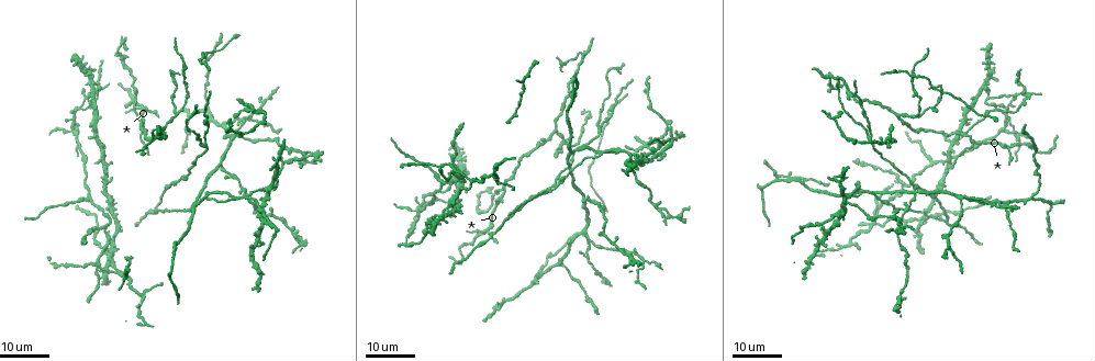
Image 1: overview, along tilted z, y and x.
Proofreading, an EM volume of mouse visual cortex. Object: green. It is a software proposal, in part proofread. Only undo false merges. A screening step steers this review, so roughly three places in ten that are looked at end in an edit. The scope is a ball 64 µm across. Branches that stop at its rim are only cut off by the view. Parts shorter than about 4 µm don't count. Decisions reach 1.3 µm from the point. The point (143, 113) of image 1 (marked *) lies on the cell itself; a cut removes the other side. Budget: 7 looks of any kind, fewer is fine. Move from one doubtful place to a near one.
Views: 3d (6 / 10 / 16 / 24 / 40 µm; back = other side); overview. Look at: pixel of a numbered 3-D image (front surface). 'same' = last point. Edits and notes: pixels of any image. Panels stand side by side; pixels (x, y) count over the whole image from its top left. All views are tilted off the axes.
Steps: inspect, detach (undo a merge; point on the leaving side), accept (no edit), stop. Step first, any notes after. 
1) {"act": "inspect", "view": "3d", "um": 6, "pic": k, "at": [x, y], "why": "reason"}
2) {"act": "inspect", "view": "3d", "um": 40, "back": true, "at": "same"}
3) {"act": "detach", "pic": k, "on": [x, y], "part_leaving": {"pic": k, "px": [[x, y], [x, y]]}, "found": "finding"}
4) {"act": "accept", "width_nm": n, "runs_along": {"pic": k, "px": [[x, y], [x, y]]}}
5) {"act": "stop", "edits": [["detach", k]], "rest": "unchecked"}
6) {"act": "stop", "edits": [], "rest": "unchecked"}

{"act": "inspect", "view": "3d", "um": 16, "pic": 1, "at": [486, 228], "why": "small branch off a trunk"}

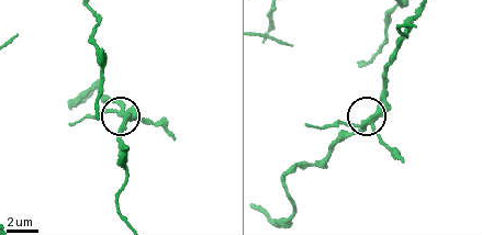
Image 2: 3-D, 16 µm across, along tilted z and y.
{"act": "inspect", "view": "3d", "um": 6, "pic": 2, "at": [367, 124]}

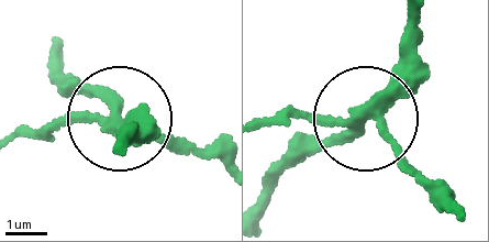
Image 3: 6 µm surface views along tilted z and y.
{"act": "accept", "arms": 4, "found": "all the same cell"}

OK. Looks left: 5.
{"act": "inspect", "view": "3d", "um": 16, "pic": 1, "at": [90, 106], "why": "calibre changes"}

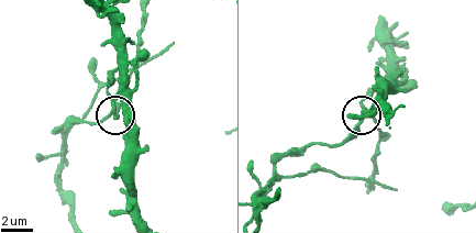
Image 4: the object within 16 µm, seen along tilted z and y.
{"act": "inspect", "view": "3d", "um": 10, "pic": 4, "at": [116, 116]}

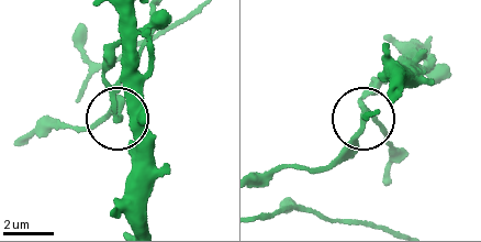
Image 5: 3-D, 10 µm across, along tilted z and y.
{"act": "accept", "found": "all the same cell"}

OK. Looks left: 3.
{"act": "inspect", "view": "3d", "um": 24, "pic": 1, "at": [972, 144], "why": "small branch off a trunk"}

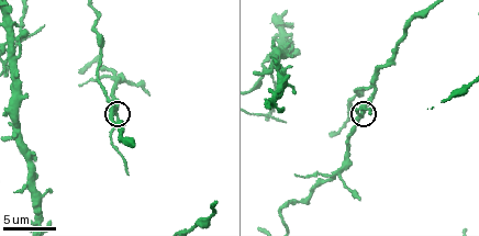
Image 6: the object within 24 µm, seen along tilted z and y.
{"act": "inspect", "view": "3d", "um": 6, "pic": 6, "at": [363, 112]}

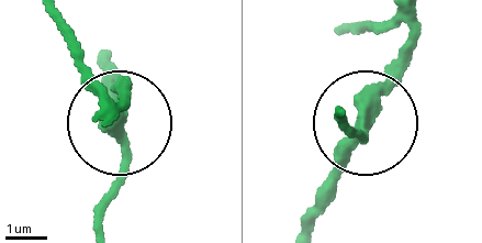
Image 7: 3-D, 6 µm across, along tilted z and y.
{"act": "accept", "width_nm": 340, "found": "continuous, no second cell"}

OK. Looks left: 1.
{"act": "stop", "edits": [], "rest": "unchecked"}

